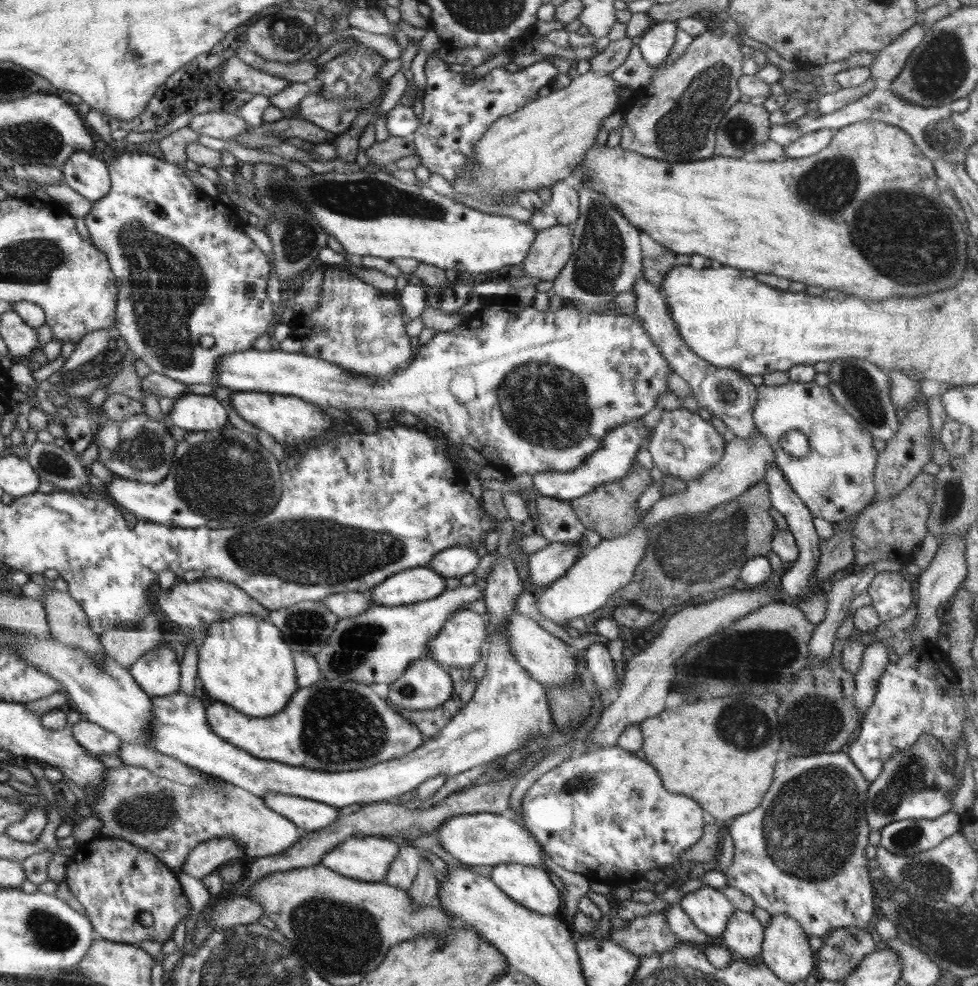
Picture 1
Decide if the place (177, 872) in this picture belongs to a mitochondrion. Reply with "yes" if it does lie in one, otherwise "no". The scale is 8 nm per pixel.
no

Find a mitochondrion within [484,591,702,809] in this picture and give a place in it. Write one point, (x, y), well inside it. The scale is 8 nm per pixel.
(582, 783)

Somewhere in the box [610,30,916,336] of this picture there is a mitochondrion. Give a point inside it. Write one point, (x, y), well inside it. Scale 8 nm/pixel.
(684, 131)

